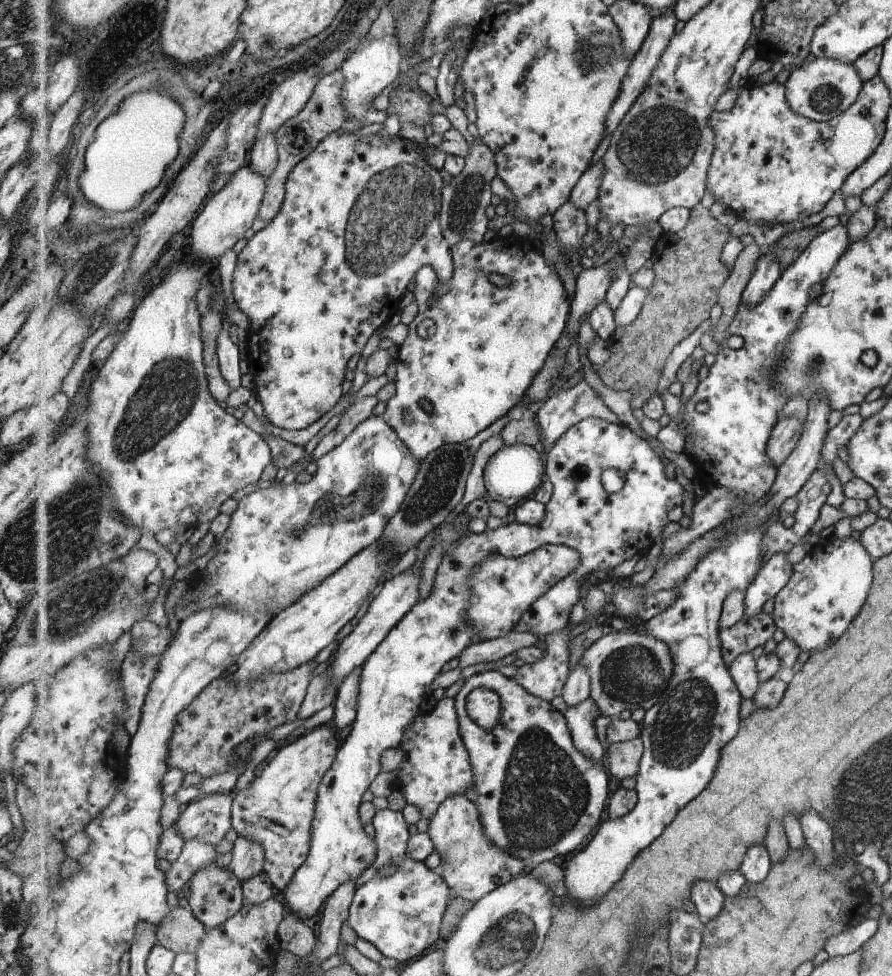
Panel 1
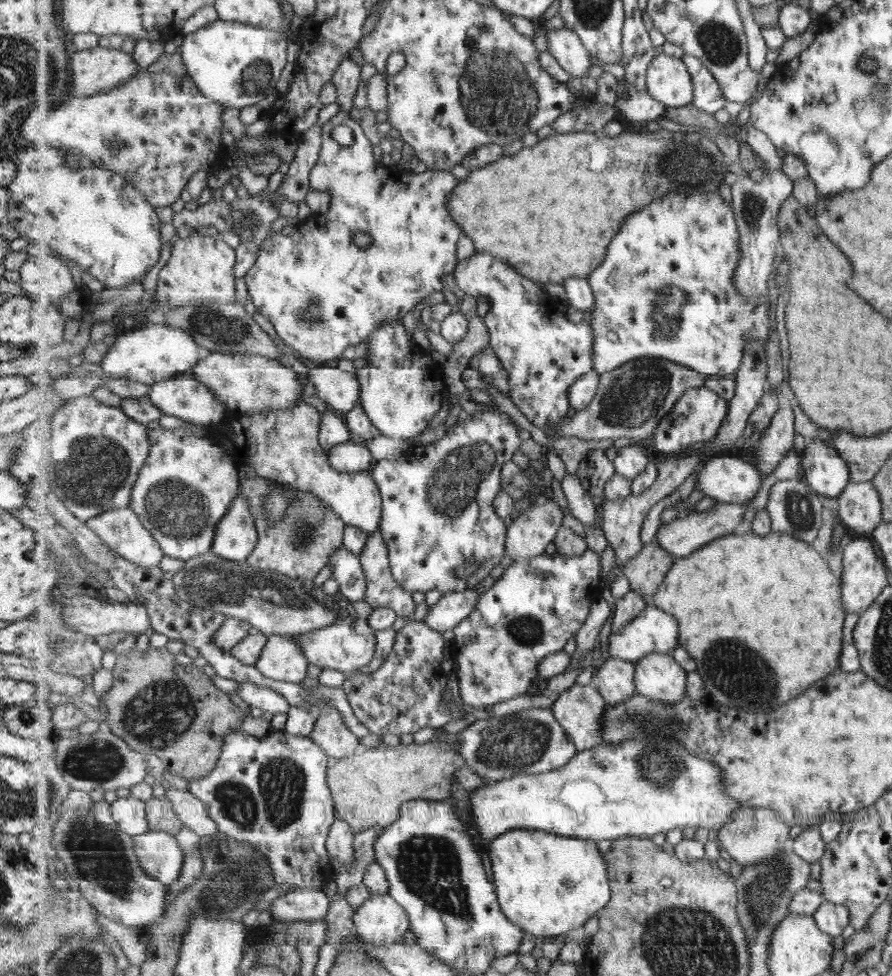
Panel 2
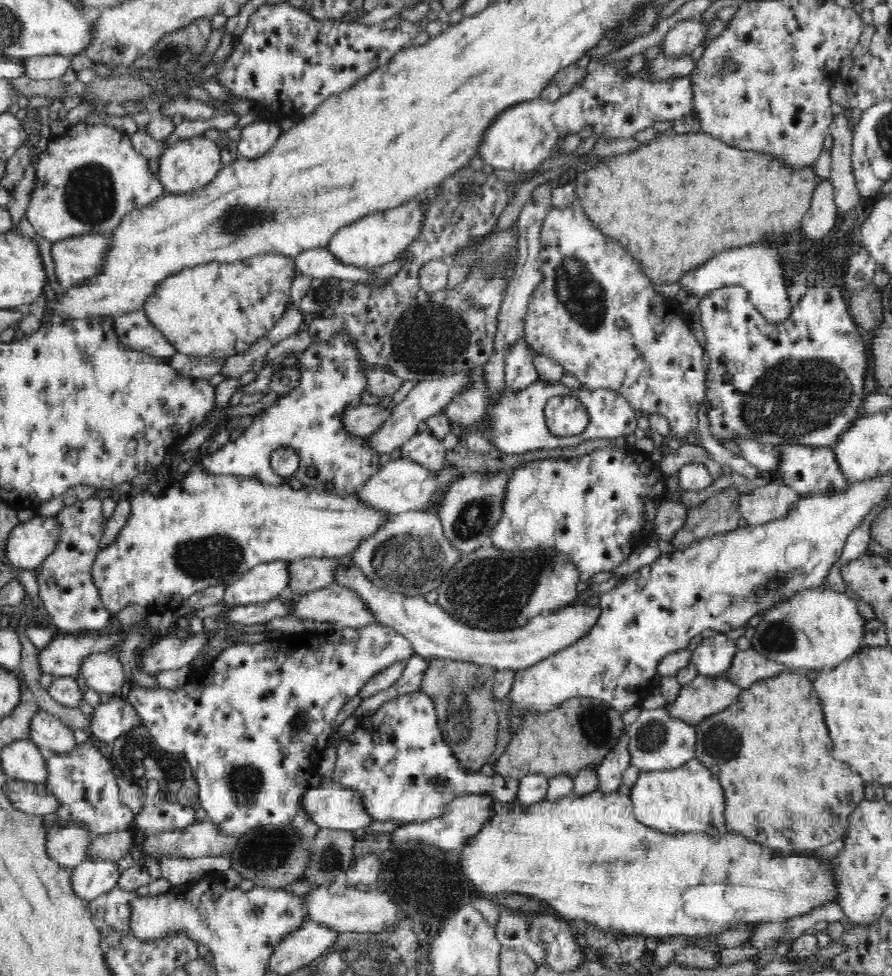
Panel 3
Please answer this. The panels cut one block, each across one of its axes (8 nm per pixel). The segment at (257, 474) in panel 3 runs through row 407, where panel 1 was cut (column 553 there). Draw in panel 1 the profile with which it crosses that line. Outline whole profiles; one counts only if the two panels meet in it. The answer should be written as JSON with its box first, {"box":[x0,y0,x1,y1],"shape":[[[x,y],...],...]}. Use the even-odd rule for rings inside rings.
{"box":[382,238,572,463],"shape":[[[467,238],[459,244],[455,244],[452,248],[454,273],[453,278],[448,280],[447,292],[445,294],[439,294],[439,288],[441,288],[441,282],[437,278],[437,272],[433,271],[433,268],[429,265],[423,266],[417,276],[415,276],[414,298],[418,304],[418,313],[412,322],[409,324],[409,336],[407,340],[399,346],[399,354],[397,357],[397,373],[395,378],[396,383],[396,395],[386,404],[386,410],[382,417],[385,422],[395,429],[395,432],[399,434],[401,440],[409,446],[409,450],[413,453],[413,456],[423,463],[423,460],[429,456],[430,452],[435,452],[439,448],[449,444],[462,445],[463,442],[475,438],[477,434],[481,434],[483,430],[487,430],[491,424],[495,424],[497,420],[501,420],[503,416],[507,416],[511,412],[511,408],[515,408],[517,404],[524,401],[527,390],[531,388],[533,380],[536,380],[537,374],[541,373],[545,366],[545,362],[549,359],[549,356],[553,354],[553,348],[556,348],[557,342],[561,340],[563,332],[568,324],[570,312],[572,310],[572,299],[568,298],[565,286],[561,278],[559,278],[555,268],[549,267],[545,258],[538,246],[535,244],[510,244],[506,245],[502,238],[493,238],[489,241],[483,241],[481,244],[477,244],[475,240]],[[491,274],[499,274],[503,278],[507,278],[509,282],[502,286],[496,286],[489,280]],[[437,298],[435,304],[431,304],[431,300]],[[431,318],[436,325],[436,331],[430,338],[421,338],[417,328],[423,320]]]}

